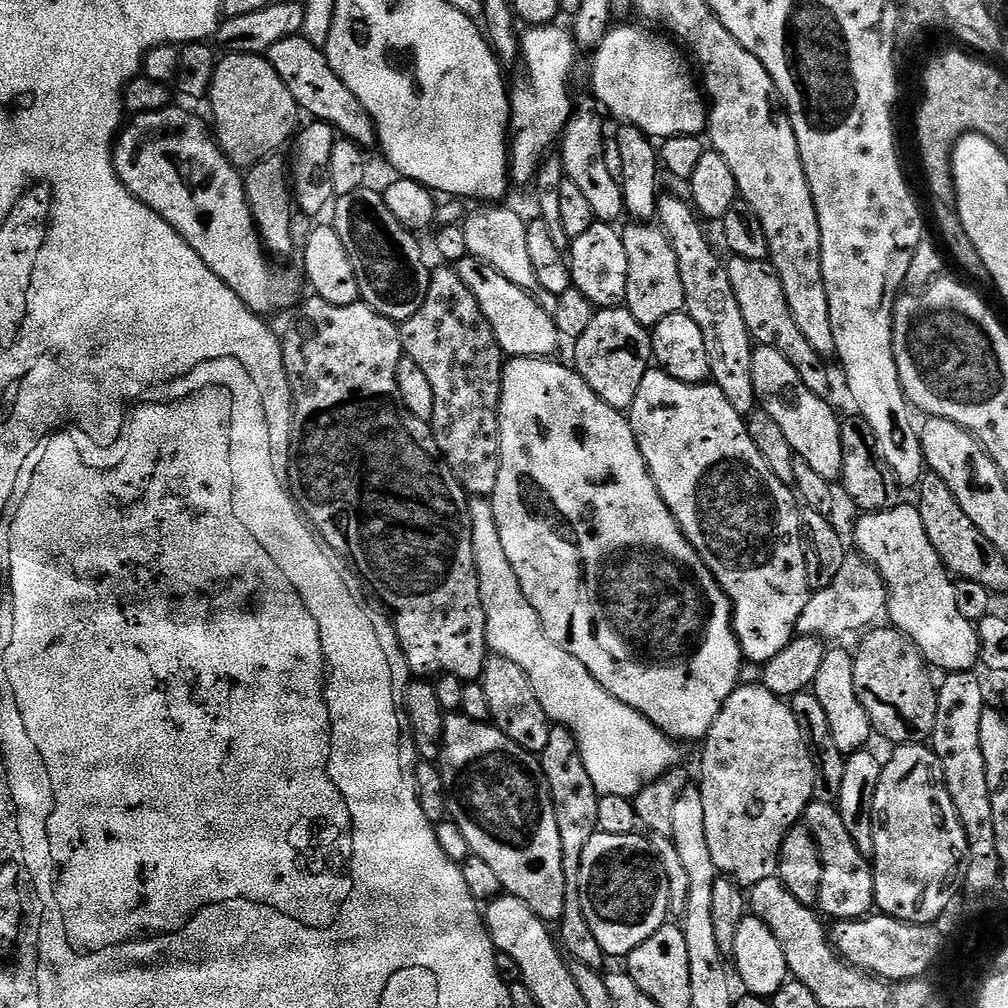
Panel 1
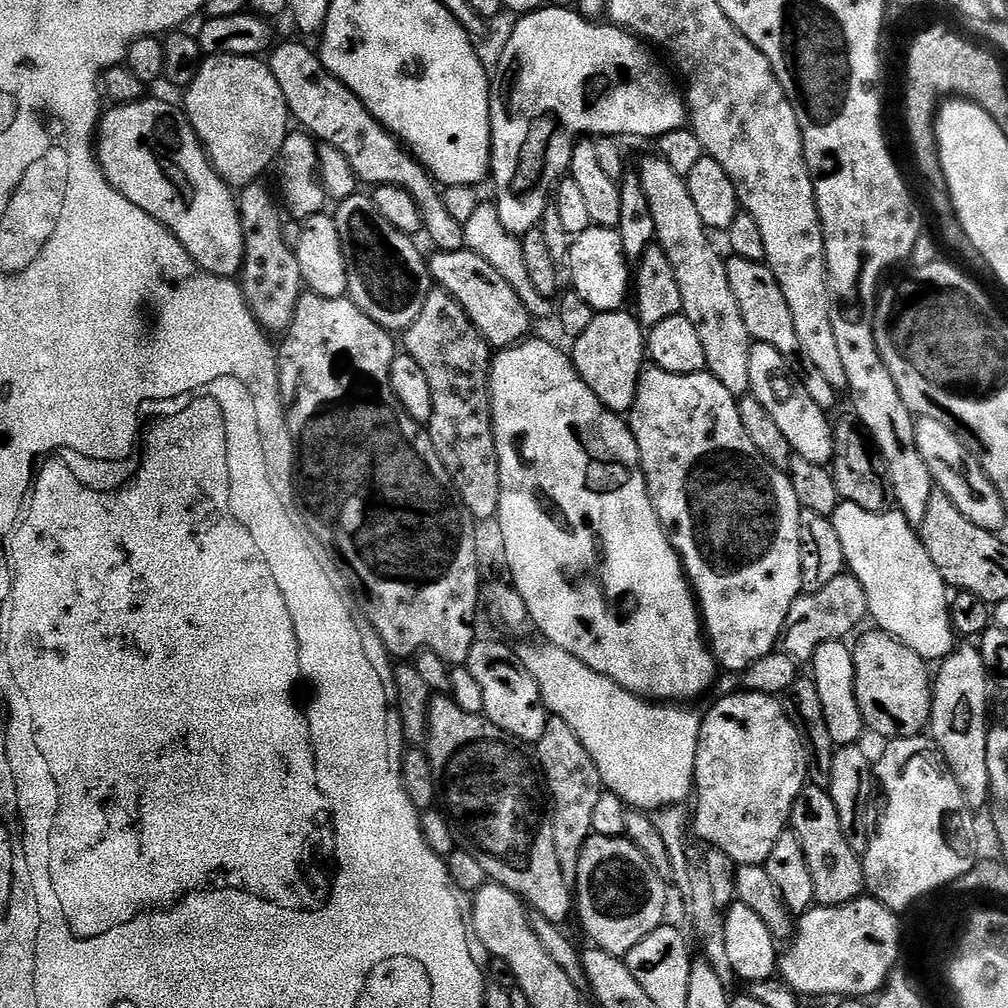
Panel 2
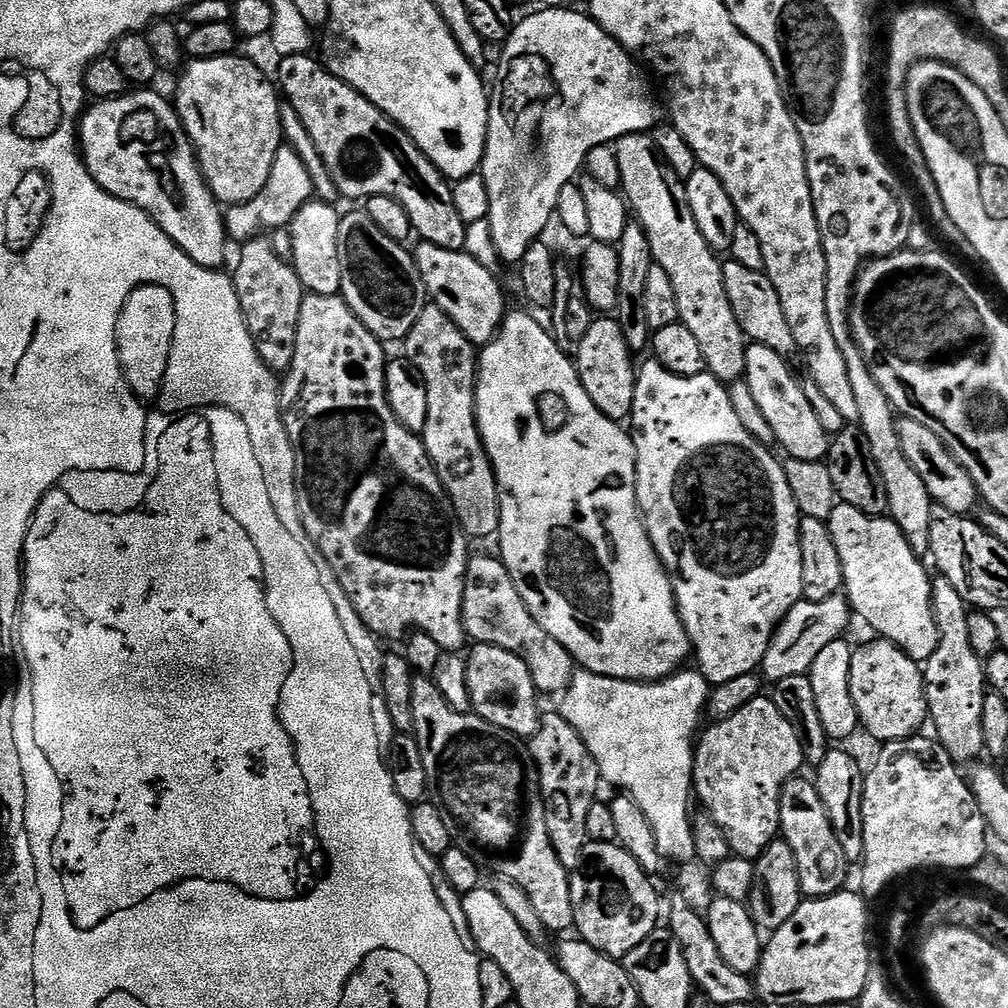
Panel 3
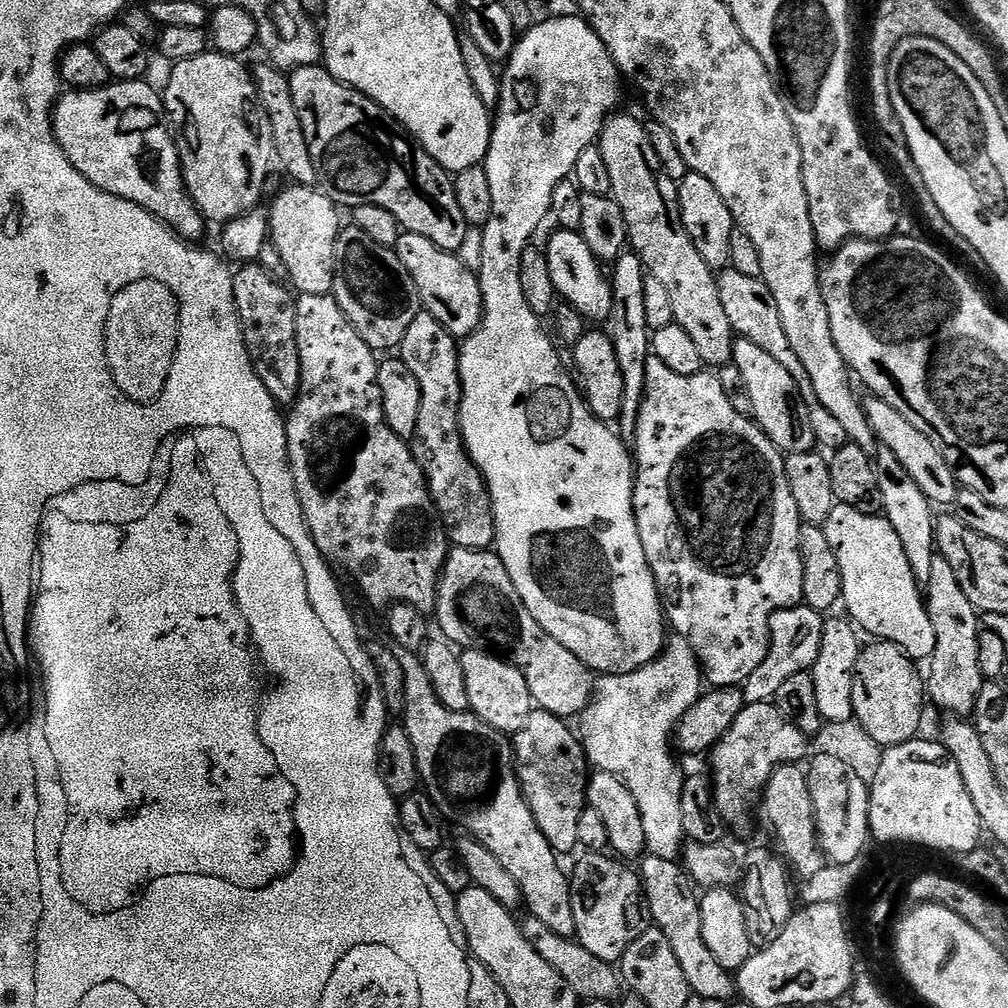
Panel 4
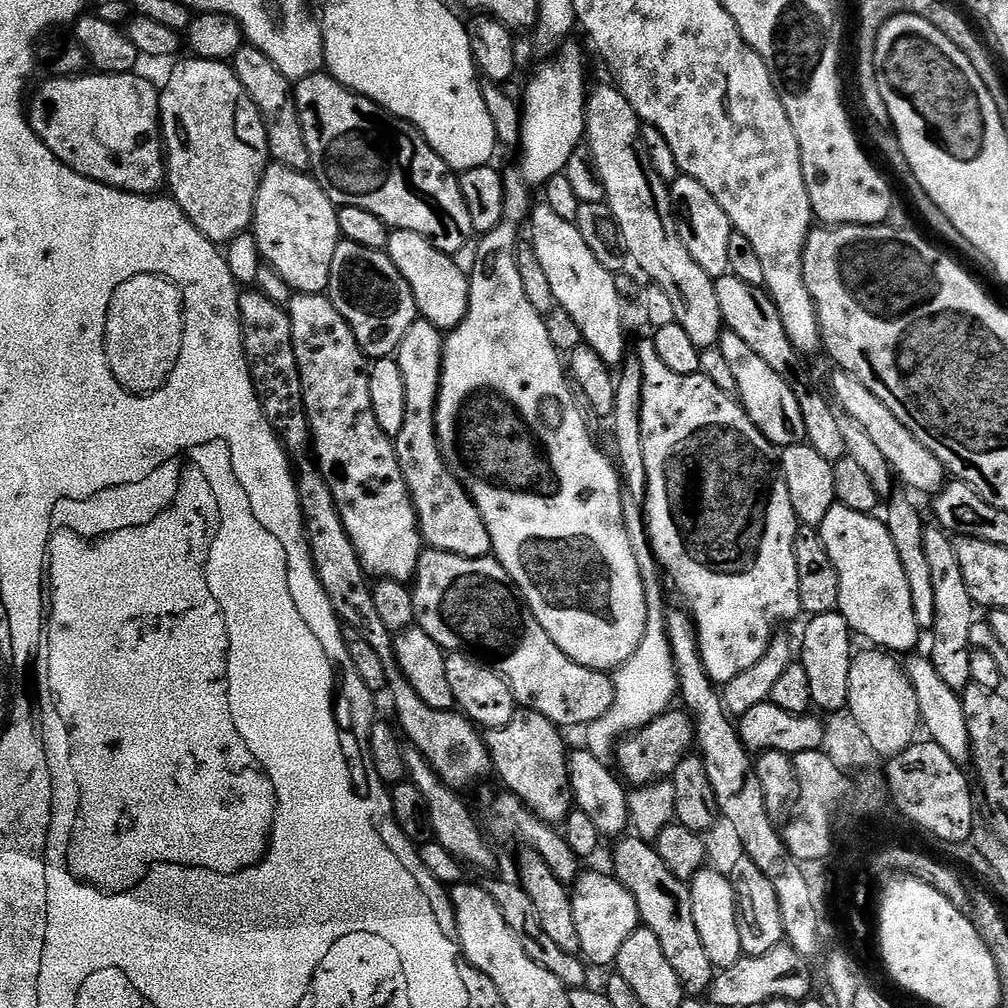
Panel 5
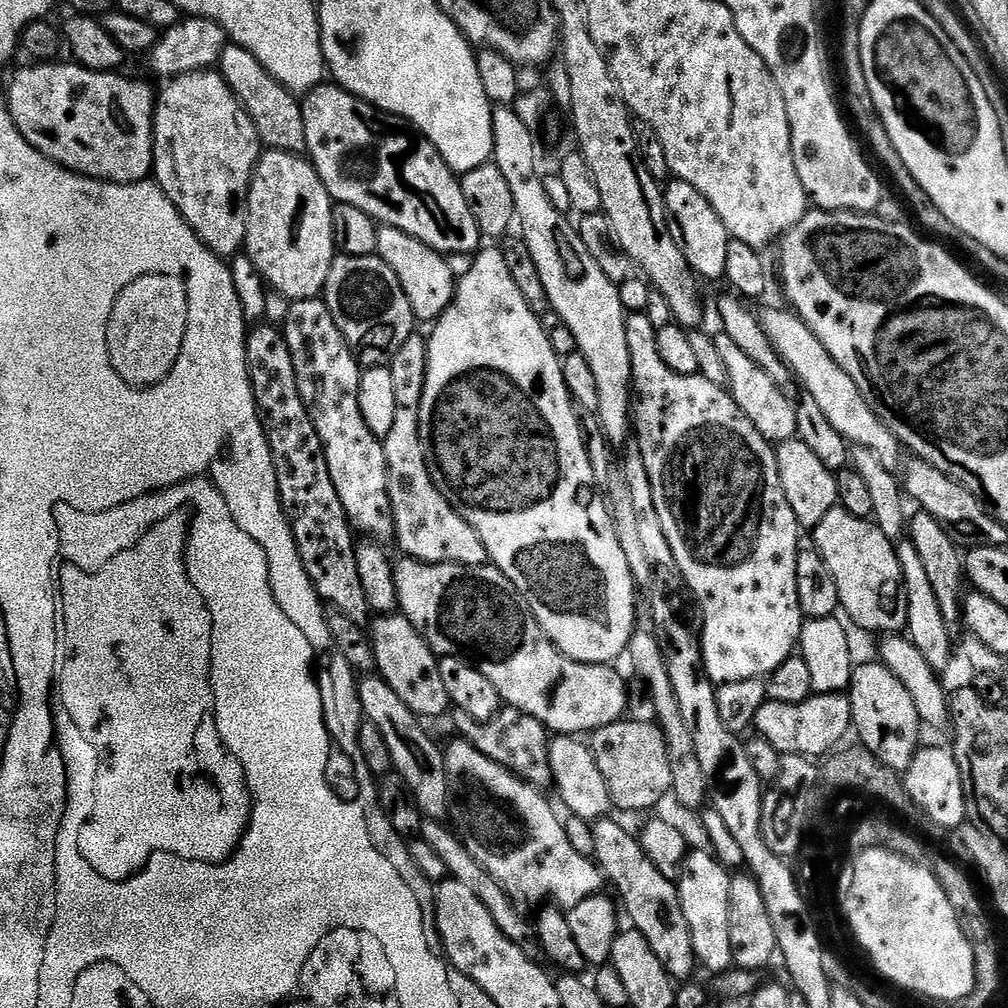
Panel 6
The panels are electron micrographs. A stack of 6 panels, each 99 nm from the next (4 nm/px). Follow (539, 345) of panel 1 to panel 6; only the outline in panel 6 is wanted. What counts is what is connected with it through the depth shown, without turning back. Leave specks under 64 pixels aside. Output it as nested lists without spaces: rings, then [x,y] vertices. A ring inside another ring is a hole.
[[[381,227],[378,234],[376,255],[394,270],[406,298],[410,298],[410,310],[416,315],[417,321],[435,322],[439,320],[456,293],[458,278],[450,274],[447,259],[441,253],[435,252],[430,246],[418,242],[410,234],[397,228]]]

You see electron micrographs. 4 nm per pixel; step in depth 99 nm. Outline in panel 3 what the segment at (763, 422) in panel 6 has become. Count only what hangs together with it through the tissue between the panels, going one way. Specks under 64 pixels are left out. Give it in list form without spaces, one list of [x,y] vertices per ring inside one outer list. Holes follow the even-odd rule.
[[[749,343],[744,379],[763,416],[770,422],[770,430],[774,430],[776,444],[784,447],[791,459],[823,461],[828,454],[830,434],[822,422],[818,422],[818,414],[814,414],[814,406],[810,406],[810,398],[806,398],[804,393],[804,384],[788,373],[788,364],[784,360],[787,359],[781,353],[770,350],[770,346]]]

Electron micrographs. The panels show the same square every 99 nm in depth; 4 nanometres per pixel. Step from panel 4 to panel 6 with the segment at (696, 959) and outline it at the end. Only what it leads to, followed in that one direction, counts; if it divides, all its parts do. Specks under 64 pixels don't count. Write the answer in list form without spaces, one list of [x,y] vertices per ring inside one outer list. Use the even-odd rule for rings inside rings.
[[[605,818],[602,820],[597,820],[592,824],[592,829],[594,830],[594,850],[596,851],[594,860],[598,865],[601,872],[604,873],[604,879],[609,885],[612,884],[616,887],[616,892],[620,895],[619,903],[622,905],[624,903],[624,908],[628,911],[628,916],[632,919],[631,927],[642,934],[642,938],[646,938],[646,942],[650,942],[650,950],[654,950],[654,954],[658,954],[658,962],[662,962],[662,966],[666,966],[666,970],[671,974],[673,981],[676,982],[688,982],[693,979],[692,976],[695,972],[698,972],[698,965],[696,963],[696,955],[693,954],[694,942],[690,938],[690,926],[686,926],[686,914],[682,914],[682,902],[680,901],[680,890],[677,881],[671,880],[670,878],[664,877],[660,871],[658,871],[658,866],[654,866],[654,862],[650,862],[650,858],[646,858],[646,850],[642,850],[639,839],[635,835],[632,836],[619,824],[618,821],[612,820],[613,818]]]

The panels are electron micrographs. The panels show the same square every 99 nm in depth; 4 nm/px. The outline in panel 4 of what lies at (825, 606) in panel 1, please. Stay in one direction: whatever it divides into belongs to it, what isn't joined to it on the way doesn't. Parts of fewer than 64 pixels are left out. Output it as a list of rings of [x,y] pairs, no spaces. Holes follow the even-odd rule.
[[[805,604],[793,608],[776,611],[768,619],[769,650],[758,670],[750,674],[742,687],[745,704],[766,704],[775,701],[778,689],[786,678],[794,678],[794,674],[811,671],[821,648],[821,634],[824,632],[824,618],[819,612]]]

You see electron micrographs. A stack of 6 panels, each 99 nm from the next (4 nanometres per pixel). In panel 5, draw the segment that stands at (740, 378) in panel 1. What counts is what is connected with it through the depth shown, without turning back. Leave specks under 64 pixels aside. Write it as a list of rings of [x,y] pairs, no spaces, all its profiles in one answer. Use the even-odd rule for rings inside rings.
[[[611,83],[608,84],[600,84],[596,89],[593,87],[587,93],[584,118],[586,147],[590,153],[595,173],[604,187],[604,200],[620,227],[620,238],[624,241],[624,251],[630,257],[631,263],[633,260],[649,276],[647,279],[651,283],[666,290],[666,294],[674,306],[675,324],[682,326],[682,330],[686,330],[686,335],[694,341],[694,346],[698,346],[702,350],[715,348],[720,343],[720,334],[724,328],[724,319],[718,310],[715,279],[710,274],[706,274],[706,270],[702,270],[702,266],[698,266],[698,262],[694,262],[694,258],[690,258],[690,250],[686,250],[686,246],[682,246],[682,238],[678,238],[676,219],[672,216],[669,185],[665,184],[662,178],[658,178],[640,137],[642,127],[640,116],[634,110],[634,106],[630,106],[630,102],[626,102],[619,87],[613,86]]]

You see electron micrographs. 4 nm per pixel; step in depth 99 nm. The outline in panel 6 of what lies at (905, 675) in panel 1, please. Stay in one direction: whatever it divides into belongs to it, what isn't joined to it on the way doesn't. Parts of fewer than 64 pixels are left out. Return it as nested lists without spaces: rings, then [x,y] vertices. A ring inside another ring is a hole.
[[[883,662],[876,664],[857,663],[852,669],[852,682],[850,685],[850,699],[852,702],[852,726],[855,735],[860,735],[859,743],[873,753],[886,767],[892,768],[899,774],[904,773],[910,766],[910,762],[915,758],[918,749],[921,747],[920,715],[910,699],[910,694],[898,678],[894,678],[892,671]]]

